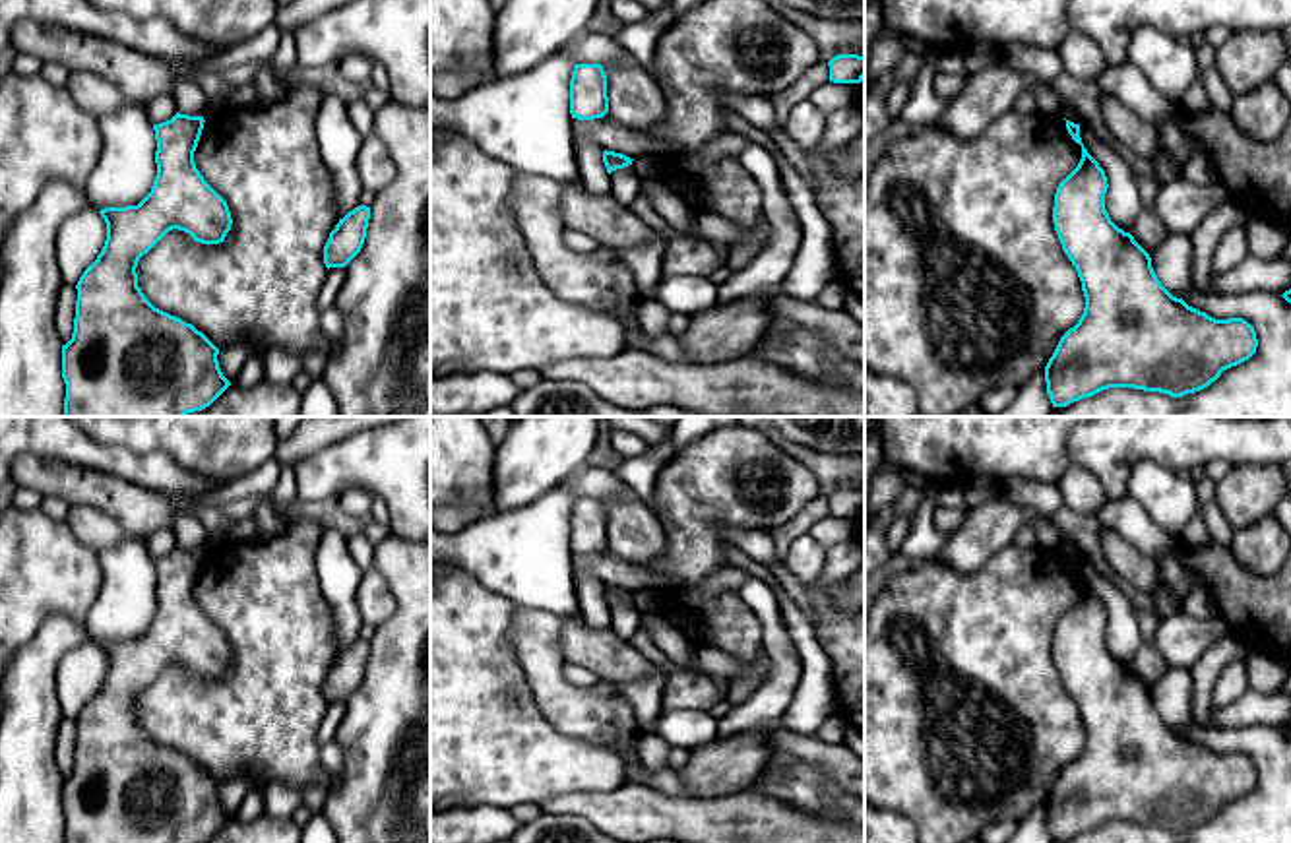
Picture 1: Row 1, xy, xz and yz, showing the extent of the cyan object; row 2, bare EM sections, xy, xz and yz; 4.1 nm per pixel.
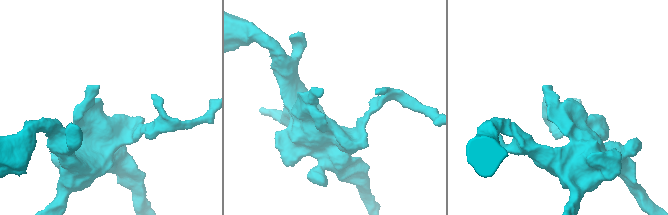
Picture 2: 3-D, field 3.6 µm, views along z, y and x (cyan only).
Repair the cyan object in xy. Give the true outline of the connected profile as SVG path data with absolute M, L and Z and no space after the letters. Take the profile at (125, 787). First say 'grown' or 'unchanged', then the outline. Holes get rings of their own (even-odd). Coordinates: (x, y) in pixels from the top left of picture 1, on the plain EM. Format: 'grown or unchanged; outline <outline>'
unchanged; outline M176 546L155 558L157 610L151 626L138 640L99 645L107 674L76 719L74 767L62 779L64 843L205 843L231 820L219 802L219 783L192 758L155 742L138 721L136 707L140 692L173 663L202 678L219 678L231 665L227 636L194 597L204 556L204 550Z

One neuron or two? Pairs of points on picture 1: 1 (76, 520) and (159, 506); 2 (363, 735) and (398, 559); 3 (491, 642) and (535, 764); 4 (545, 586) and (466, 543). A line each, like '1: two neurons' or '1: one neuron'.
1: two neurons
2: one neuron
3: one neuron
4: one neuron

